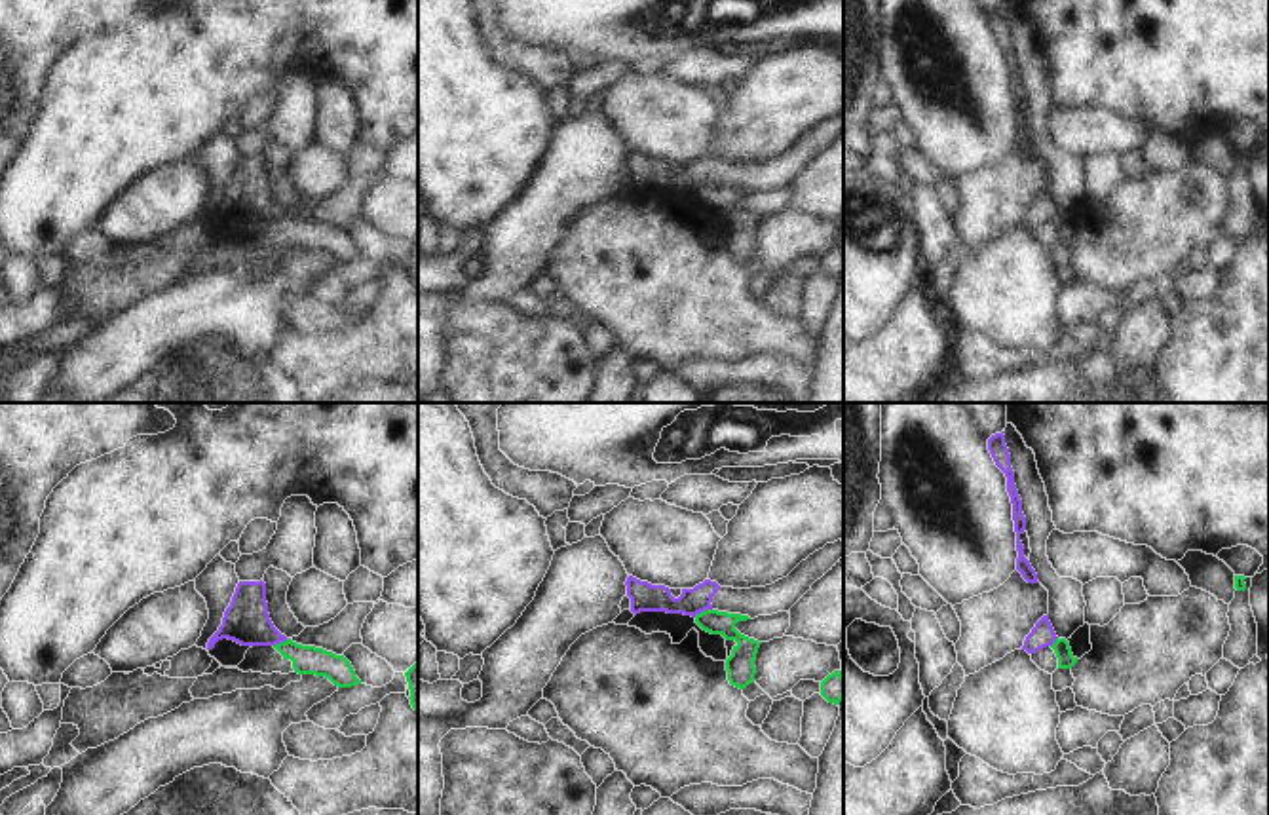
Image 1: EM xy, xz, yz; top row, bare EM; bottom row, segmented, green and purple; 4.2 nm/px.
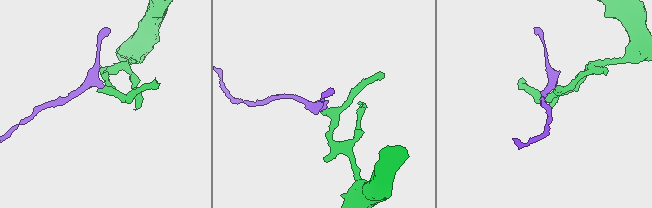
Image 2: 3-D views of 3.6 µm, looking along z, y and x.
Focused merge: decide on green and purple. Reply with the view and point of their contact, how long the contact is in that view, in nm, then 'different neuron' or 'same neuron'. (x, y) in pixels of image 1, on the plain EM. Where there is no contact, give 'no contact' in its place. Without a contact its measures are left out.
contact xz (701, 187); length 90 nm; different neuron

